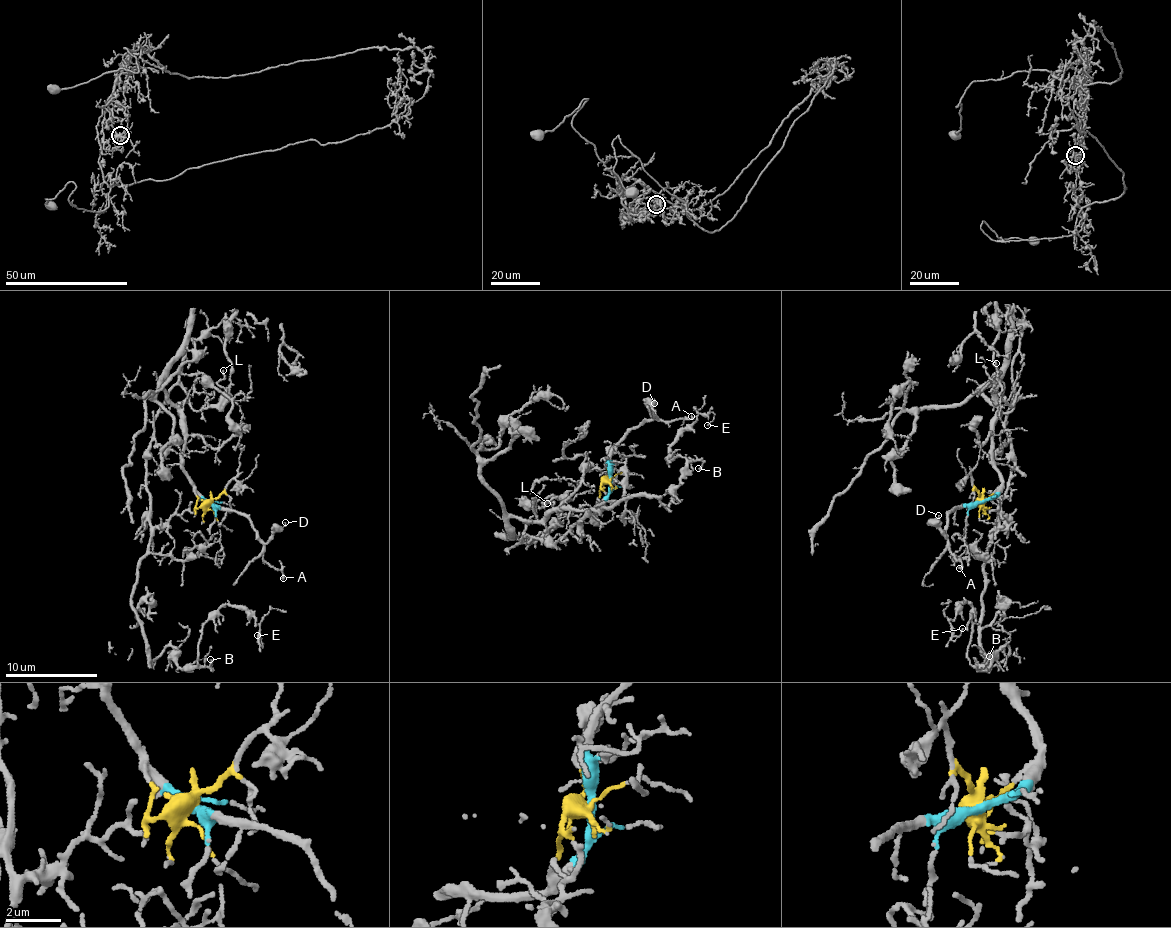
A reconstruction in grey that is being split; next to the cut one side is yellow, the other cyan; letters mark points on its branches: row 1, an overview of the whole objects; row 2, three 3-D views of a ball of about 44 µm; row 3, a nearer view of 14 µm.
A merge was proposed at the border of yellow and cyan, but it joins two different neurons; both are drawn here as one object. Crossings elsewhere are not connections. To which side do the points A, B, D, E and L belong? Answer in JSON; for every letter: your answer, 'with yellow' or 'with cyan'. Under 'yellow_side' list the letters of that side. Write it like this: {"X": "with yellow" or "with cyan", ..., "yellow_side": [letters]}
{"A": "with cyan", "B": "with yellow", "D": "with cyan", "E": "with yellow", "L": "with yellow", "yellow_side": ["B", "E", "L"]}

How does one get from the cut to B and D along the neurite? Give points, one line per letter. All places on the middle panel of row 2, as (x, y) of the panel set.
B: (609, 480), (593, 515), (645, 495), (668, 508), (682, 470), (701, 461), (698, 469)
D: (609, 480), (611, 447), (630, 428), (653, 417), (654, 402)

